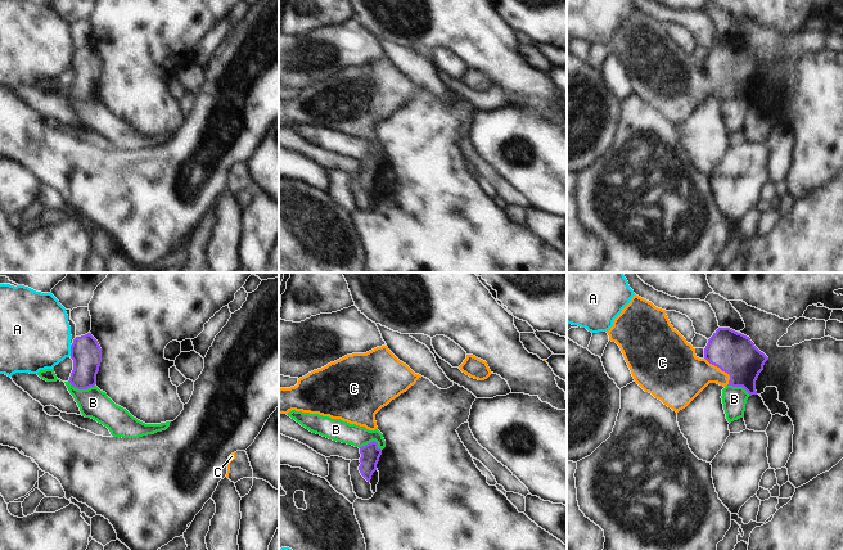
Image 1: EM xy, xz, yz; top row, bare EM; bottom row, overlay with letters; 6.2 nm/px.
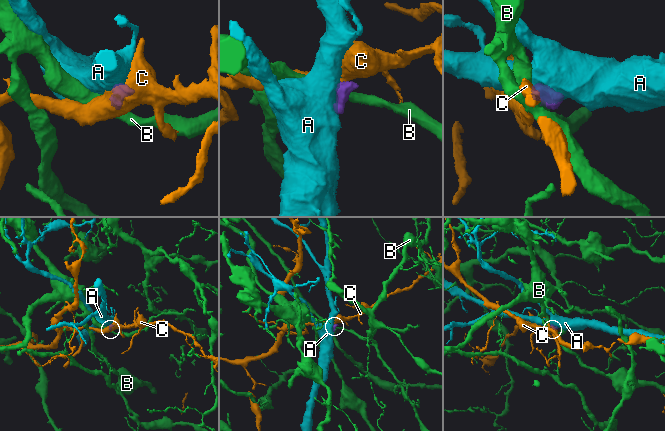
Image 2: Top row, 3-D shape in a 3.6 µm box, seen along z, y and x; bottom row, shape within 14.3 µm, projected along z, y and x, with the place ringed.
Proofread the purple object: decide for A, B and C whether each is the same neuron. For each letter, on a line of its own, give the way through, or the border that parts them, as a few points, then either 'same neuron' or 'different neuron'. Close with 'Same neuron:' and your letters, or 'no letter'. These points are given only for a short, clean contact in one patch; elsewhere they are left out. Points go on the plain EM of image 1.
A: along xy (72, 57), (70, 67) | different neuron
B: along xy (68, 93), (77, 100), (94, 98) | different neuron
C: across yz (733, 64), (721, 81), (683, 88) | same neuron
Same neuron: C

